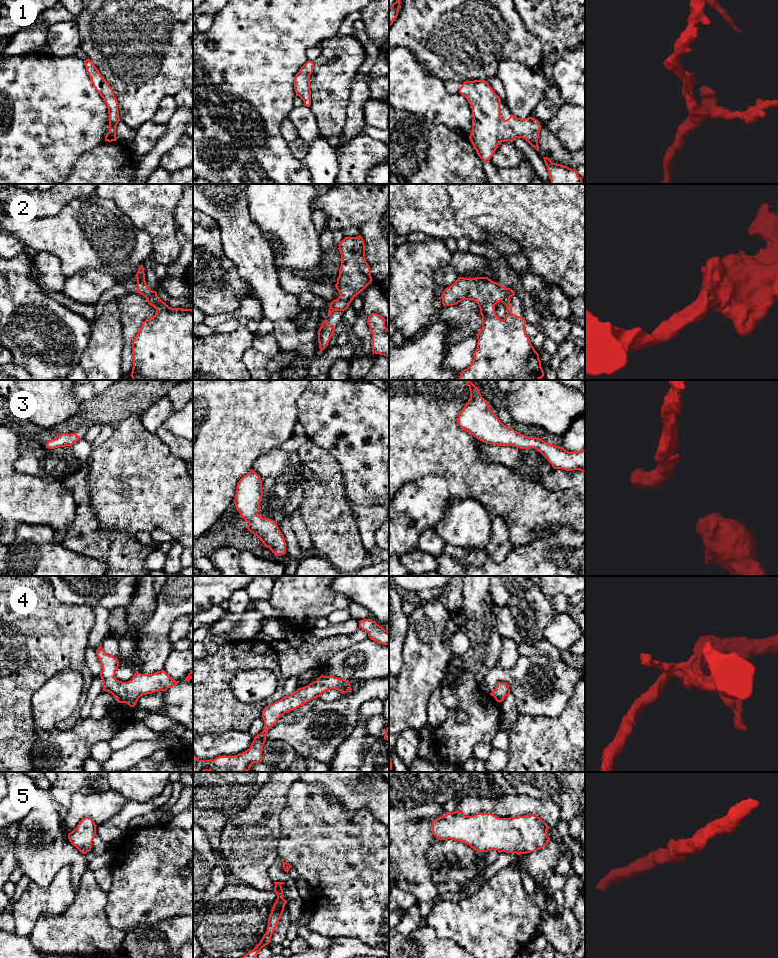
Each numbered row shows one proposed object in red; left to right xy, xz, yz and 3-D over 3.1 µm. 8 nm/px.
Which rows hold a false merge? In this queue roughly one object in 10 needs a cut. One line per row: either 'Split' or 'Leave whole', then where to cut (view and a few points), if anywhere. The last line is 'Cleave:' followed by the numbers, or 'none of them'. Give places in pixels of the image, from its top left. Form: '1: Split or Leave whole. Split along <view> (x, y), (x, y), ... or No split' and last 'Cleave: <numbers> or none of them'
1: Leave whole. No split
2: Leave whole. No split
3: Leave whole. No split
4: Leave whole. No split
5: Leave whole. No split
Cleave: none of them

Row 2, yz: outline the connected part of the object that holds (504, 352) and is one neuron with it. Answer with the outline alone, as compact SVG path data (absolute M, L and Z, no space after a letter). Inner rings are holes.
M488 277L458 279L447 287L442 295L443 306L453 306L462 300L473 300L482 316L482 329L477 335L477 348L471 365L464 369L458 380L540 380L544 376L539 354L532 346L525 331L526 320L512 313L510 298L515 292L492 281ZM502 302L507 308L507 315L500 319L495 312L495 305Z

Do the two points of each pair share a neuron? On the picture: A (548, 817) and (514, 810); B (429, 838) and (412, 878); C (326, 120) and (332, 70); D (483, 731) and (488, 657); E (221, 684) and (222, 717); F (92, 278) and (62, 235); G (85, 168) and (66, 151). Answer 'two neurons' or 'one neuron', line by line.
A: one neuron
B: one neuron
C: one neuron
D: two neurons
E: one neuron
F: two neurons
G: two neurons

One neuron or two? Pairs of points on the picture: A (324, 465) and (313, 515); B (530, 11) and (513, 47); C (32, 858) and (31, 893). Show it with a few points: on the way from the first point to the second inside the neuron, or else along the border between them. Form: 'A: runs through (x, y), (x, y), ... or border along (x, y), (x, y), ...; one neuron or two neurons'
A: runs through (323, 477), (323, 503); one neuron
B: border along (515, 10), (525, 27), (540, 40); two neurons
C: border along (54, 876), (46, 887), (40, 887), (30, 880); two neurons

